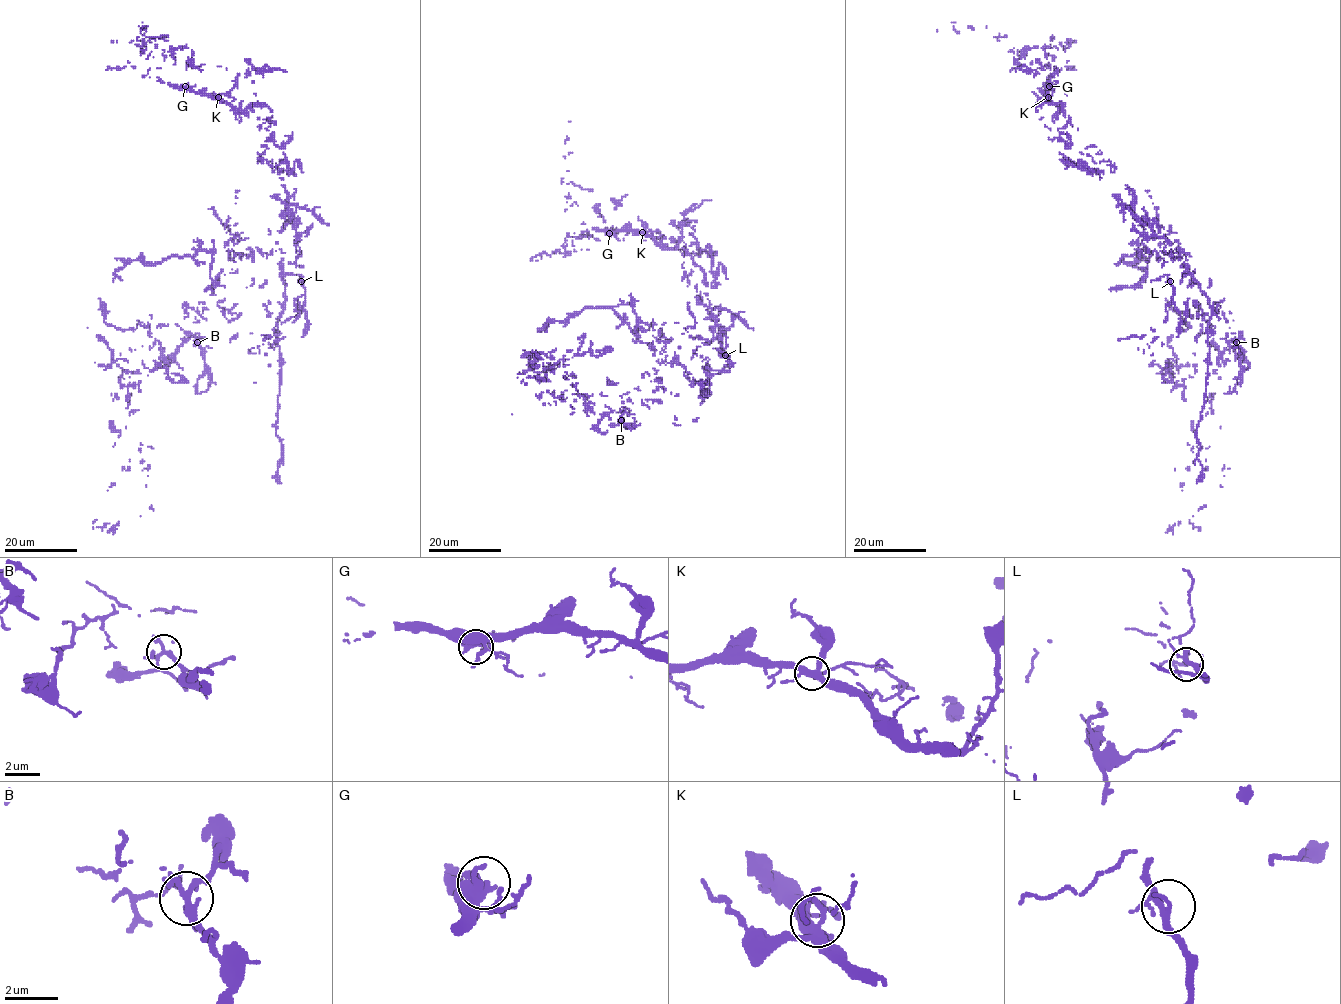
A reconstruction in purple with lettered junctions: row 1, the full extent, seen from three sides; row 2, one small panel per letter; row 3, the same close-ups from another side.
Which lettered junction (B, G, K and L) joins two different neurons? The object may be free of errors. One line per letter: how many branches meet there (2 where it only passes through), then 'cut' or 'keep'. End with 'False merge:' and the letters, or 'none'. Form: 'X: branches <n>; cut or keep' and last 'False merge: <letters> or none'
B: branches 5; keep
G: branches 3; keep
K: branches 5; keep
L: branches 5; keep
False merge: none

